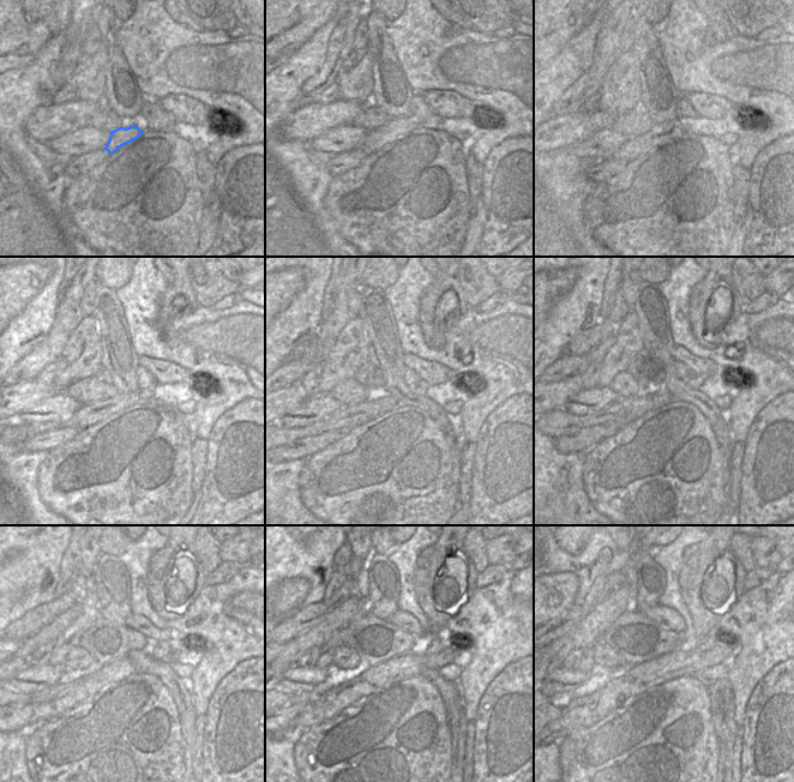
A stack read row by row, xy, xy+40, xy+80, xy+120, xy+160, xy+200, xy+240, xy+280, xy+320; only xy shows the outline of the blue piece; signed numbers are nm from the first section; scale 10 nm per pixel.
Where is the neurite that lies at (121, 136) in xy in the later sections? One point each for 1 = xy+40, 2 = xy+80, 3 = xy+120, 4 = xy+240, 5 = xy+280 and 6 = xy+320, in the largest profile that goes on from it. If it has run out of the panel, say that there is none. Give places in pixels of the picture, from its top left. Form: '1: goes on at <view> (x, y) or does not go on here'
1: goes on at xy+40 (395, 130)
2: goes on at xy+80 (637, 145)
3: goes on at xy+120 (88, 415)
4: goes on at xy+240 (48, 695)
5: goes on at xy+280 (304, 697)
6: goes on at xy+320 (709, 641)

